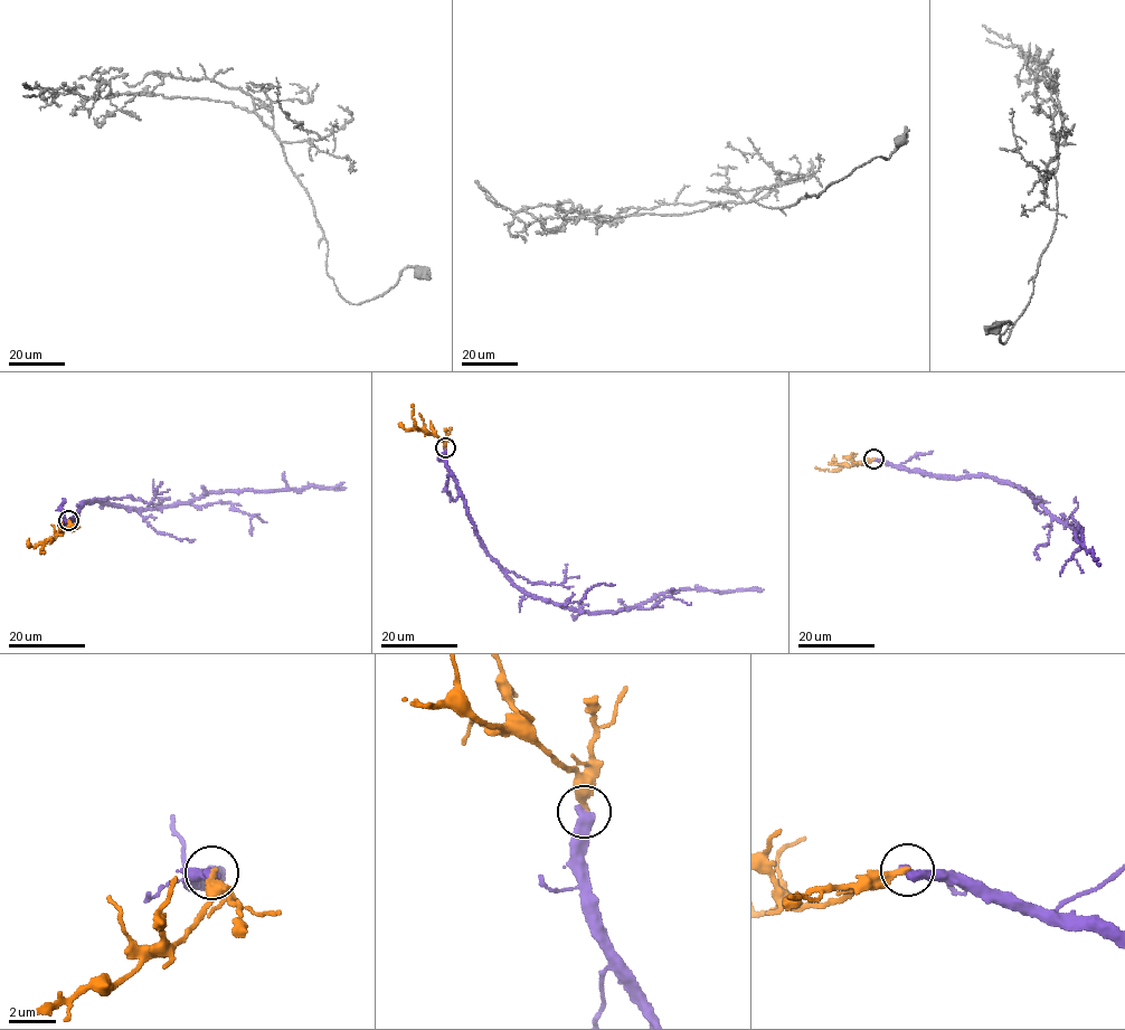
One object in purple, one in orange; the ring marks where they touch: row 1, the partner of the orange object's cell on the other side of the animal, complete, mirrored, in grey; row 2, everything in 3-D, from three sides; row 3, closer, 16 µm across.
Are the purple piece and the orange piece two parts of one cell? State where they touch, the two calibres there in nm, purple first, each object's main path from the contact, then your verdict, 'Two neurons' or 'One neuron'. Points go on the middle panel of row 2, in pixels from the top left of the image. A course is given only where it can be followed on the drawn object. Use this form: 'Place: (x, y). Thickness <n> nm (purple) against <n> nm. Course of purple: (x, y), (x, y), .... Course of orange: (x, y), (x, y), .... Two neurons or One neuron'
Place: (445, 447). Thickness 480 nm (purple) against 240 nm. Course of purple: (445, 447), (446, 465), (480, 544), (510, 579), (532, 595), (579, 611), (612, 612), (671, 591), (760, 587). Course of orange: (445, 447), (440, 438), (416, 426), (413, 405). Two neurons

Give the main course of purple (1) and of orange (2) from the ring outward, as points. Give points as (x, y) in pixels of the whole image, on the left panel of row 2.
1: (68, 520), (73, 519), (84, 501), (100, 499), (136, 510), (223, 491), (334, 487), (344, 482)
2: (68, 520), (64, 531), (47, 540), (44, 551)

